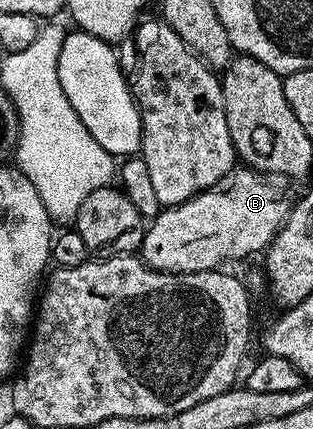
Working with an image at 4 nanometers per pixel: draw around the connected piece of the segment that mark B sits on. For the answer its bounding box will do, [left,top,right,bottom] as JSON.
[140,167,292,273]

